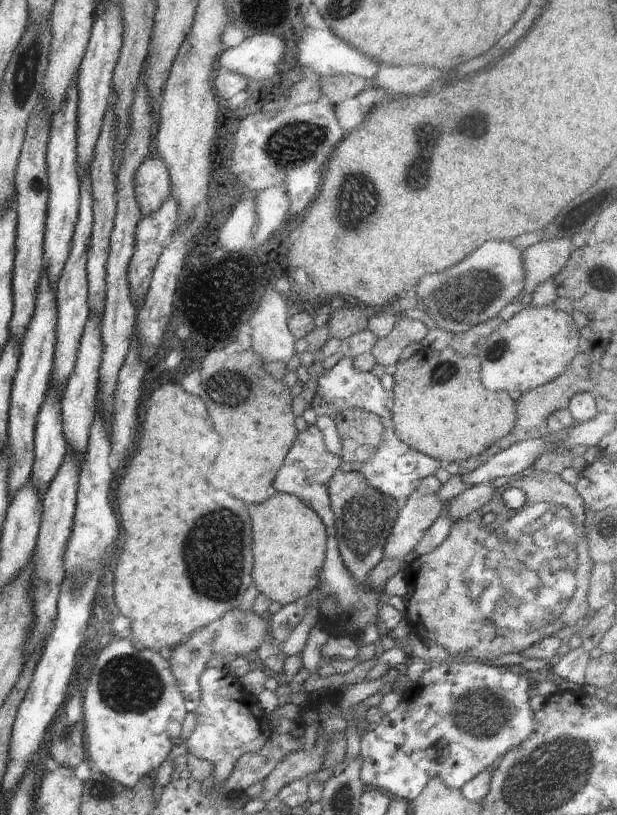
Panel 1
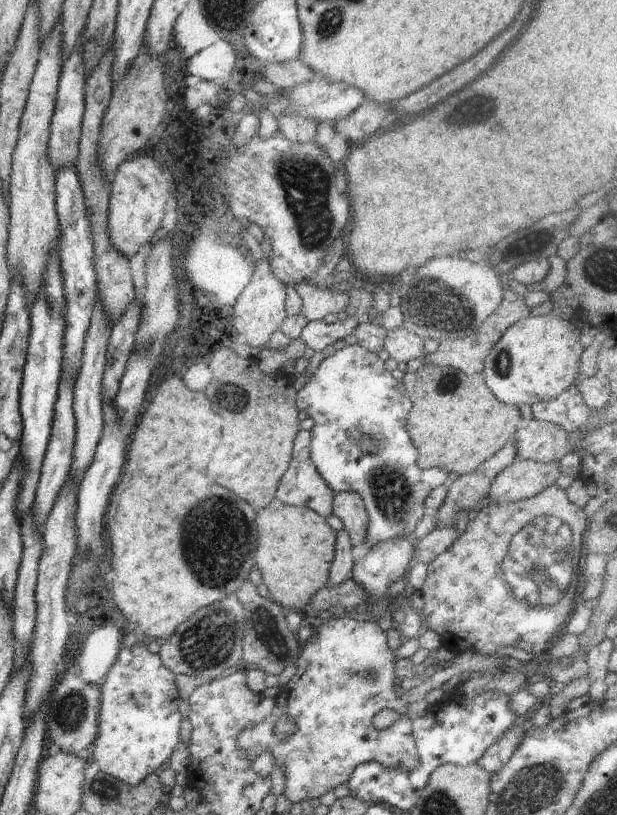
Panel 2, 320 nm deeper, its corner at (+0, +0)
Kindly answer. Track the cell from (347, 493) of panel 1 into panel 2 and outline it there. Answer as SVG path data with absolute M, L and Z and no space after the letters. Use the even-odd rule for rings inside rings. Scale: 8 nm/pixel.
M336 492L332 510L342 521L343 530L350 537L353 546L364 544L369 518L362 497L352 492Z

